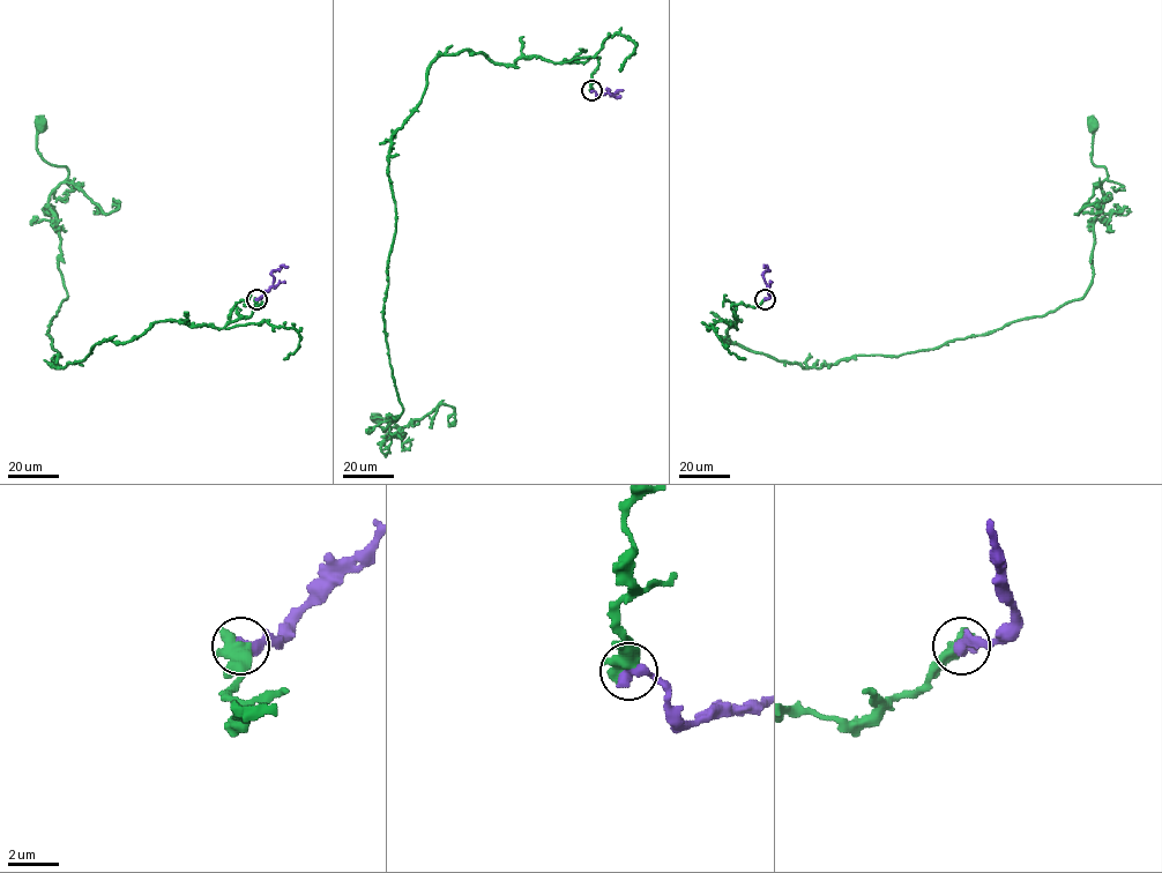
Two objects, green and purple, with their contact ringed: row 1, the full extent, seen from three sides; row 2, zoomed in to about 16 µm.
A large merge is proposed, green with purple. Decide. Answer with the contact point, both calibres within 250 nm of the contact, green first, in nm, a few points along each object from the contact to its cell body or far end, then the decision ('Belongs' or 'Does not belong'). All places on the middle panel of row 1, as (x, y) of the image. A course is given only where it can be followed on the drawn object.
Place: (591, 90). Thickness 700 nm (green) against 600 nm. Course of green: (591, 90), (597, 57), (432, 62), (388, 154), (384, 327), (403, 411), (384, 430), (403, 433), (377, 419). Course of purple: (591, 90), (598, 96), (609, 89), (613, 94), (623, 90). Does not belong

